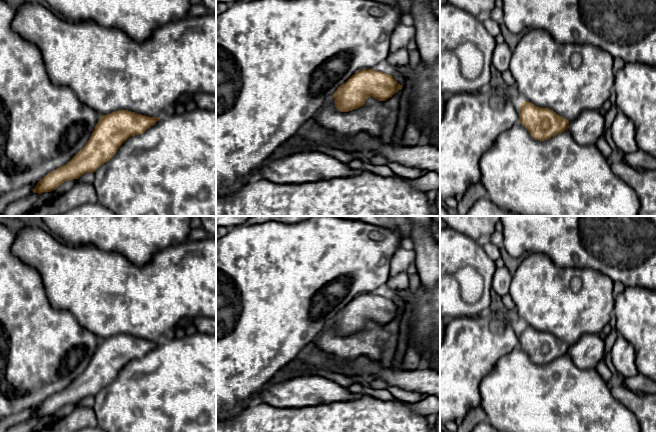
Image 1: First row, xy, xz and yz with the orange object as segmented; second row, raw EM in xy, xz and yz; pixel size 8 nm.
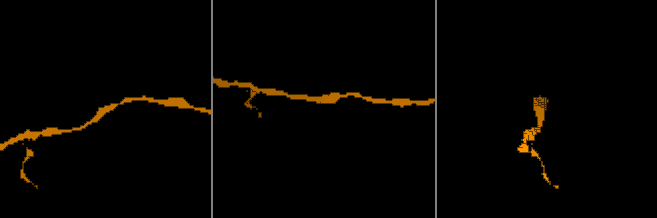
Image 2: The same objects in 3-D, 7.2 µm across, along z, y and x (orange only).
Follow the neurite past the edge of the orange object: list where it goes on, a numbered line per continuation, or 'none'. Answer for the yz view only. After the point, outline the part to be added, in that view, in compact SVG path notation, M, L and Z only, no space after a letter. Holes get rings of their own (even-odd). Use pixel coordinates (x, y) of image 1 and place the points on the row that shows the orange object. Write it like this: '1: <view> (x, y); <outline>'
none

